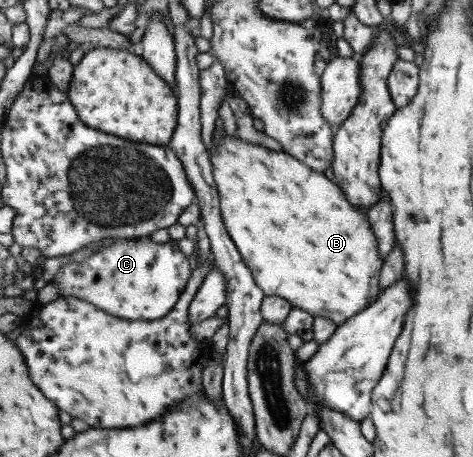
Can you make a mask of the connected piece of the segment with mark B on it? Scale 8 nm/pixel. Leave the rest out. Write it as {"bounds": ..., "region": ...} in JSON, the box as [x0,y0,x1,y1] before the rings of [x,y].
{"bounds":[210,133,385,325],"region":[[[235,133],[225,135],[219,145],[214,143],[213,147],[210,147],[210,153],[212,153],[215,180],[218,191],[220,191],[225,226],[229,231],[230,237],[238,246],[247,266],[252,270],[256,283],[264,290],[267,296],[283,297],[290,301],[294,308],[303,309],[313,316],[321,315],[328,319],[332,318],[338,325],[346,323],[348,319],[364,311],[379,299],[381,294],[381,272],[383,271],[385,259],[381,256],[378,238],[372,229],[372,224],[369,222],[368,211],[358,209],[352,202],[348,201],[347,194],[344,193],[339,183],[328,179],[324,172],[308,167],[303,161],[288,152],[271,151],[260,145],[248,143],[240,139]]]}

